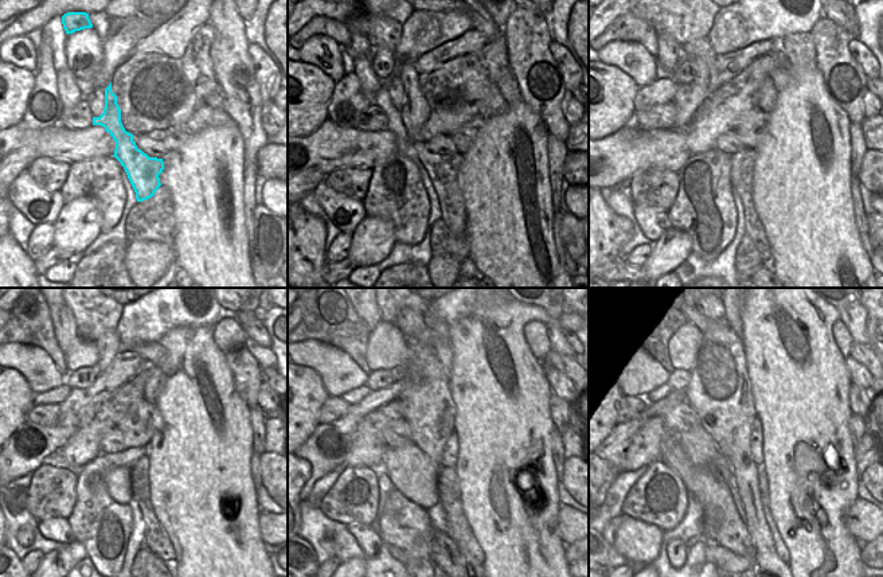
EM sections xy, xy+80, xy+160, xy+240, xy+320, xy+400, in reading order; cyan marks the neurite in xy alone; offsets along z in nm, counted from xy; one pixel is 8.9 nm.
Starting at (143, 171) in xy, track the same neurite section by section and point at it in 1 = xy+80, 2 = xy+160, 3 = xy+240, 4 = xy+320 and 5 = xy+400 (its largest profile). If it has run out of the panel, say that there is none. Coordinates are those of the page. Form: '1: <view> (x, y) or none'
1: xy+80 (442, 170)
2: xy+160 (742, 171)
3: xy+240 (155, 538)
4: xy+320 (449, 496)
5: xy+400 (781, 550)

